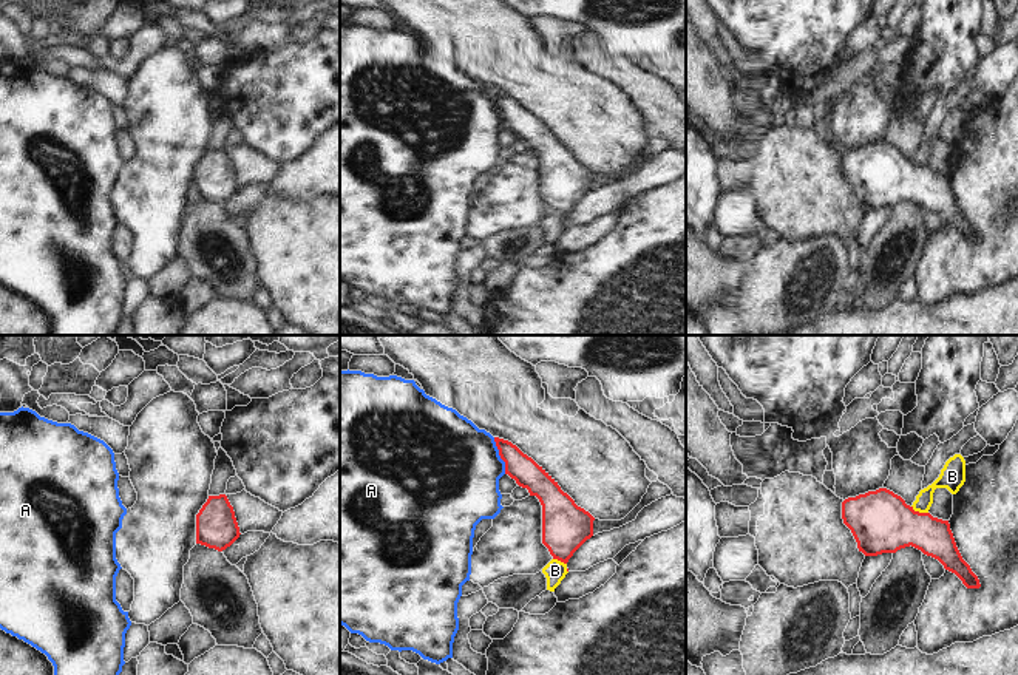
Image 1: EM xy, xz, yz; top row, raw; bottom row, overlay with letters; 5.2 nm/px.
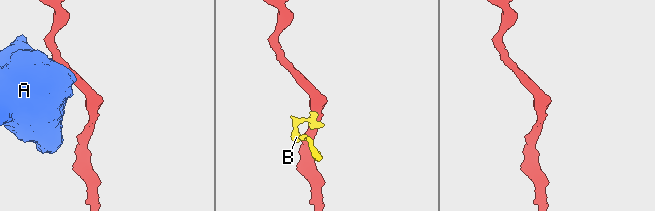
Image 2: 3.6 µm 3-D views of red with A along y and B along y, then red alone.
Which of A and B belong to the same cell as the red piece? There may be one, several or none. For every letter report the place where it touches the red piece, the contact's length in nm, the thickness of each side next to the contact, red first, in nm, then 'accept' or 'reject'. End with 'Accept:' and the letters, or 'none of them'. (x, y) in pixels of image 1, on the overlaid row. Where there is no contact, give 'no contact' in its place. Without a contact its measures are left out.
A: xz (499, 454) | 200 nm | 150/480 nm | reject
B: yz (918, 512) | 100 nm | 320/130 nm | reject
Accept: none of them

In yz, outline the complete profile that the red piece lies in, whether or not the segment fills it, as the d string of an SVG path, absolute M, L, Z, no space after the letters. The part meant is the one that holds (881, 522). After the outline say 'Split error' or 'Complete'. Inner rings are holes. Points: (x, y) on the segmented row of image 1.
M887 488L845 499L842 519L865 556L896 553L911 545L938 559L967 589L981 587L978 576L956 547L948 521L915 511L901 496Z. Complete

